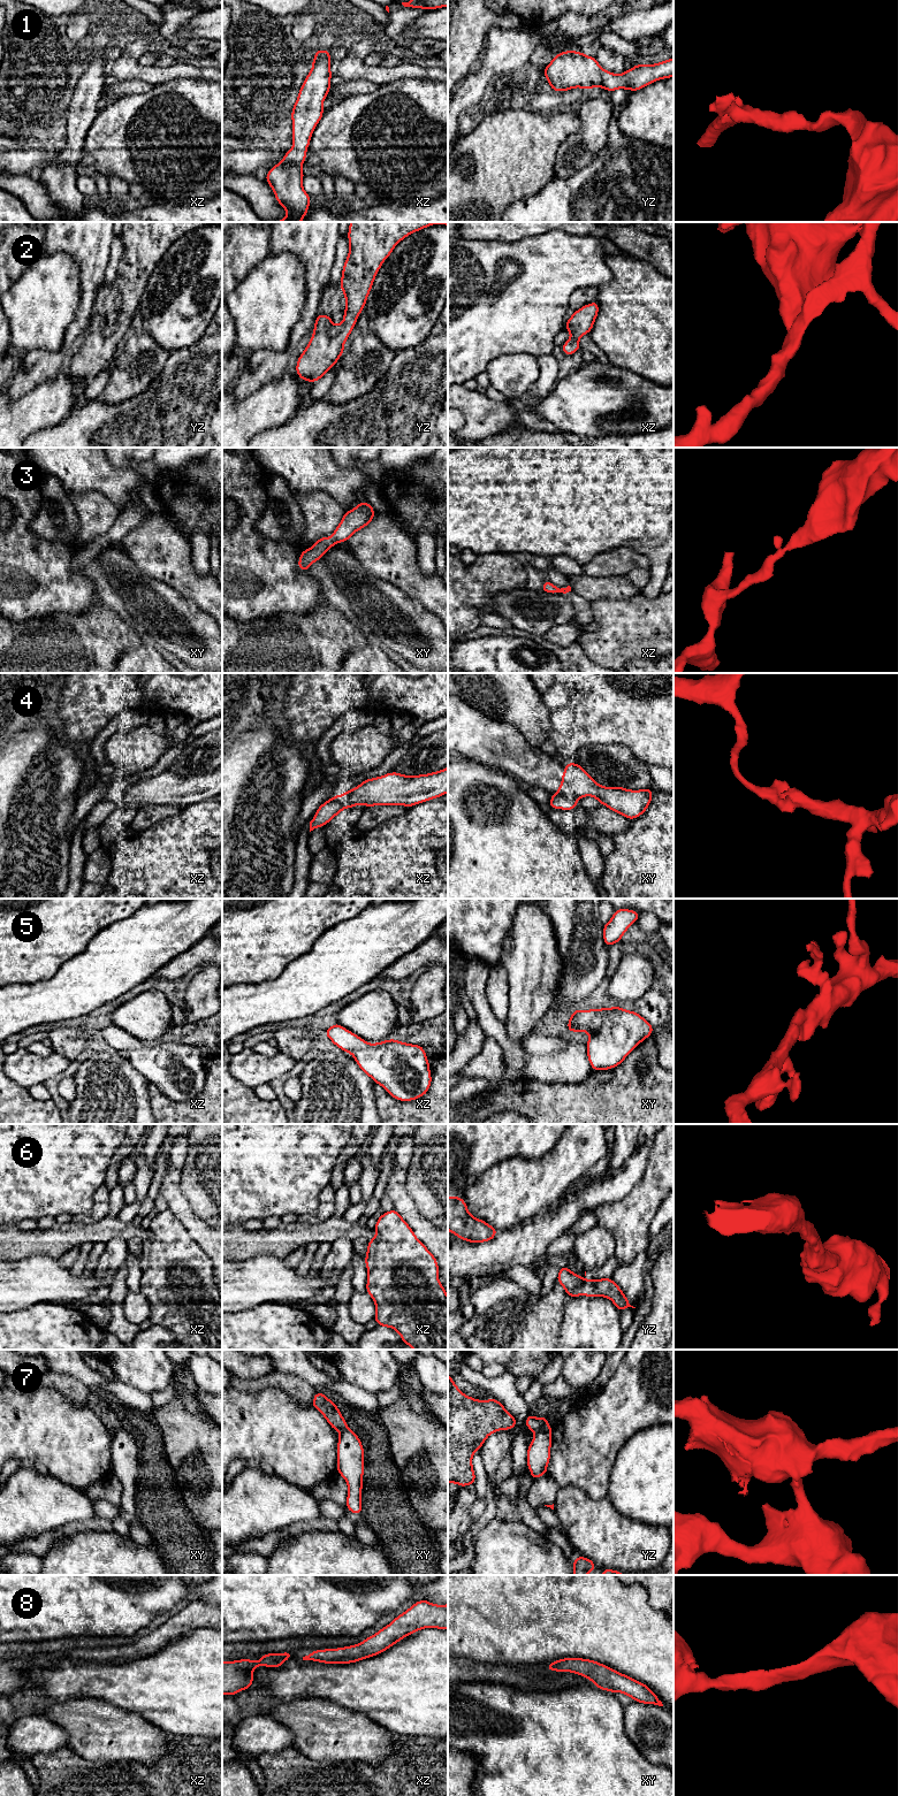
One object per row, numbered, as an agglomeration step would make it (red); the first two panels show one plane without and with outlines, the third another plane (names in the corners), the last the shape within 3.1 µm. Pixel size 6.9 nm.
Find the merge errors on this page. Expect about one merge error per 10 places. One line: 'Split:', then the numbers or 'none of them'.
Split: 4, 7

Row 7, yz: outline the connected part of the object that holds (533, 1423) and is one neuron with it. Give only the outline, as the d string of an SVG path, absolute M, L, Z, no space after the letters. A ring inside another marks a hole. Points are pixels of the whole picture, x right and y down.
M528 1413L525 1426L530 1430L535 1432L535 1431L540 1430L541 1428L547 1427L548 1422L549 1422L549 1420L547 1416L546 1417L535 1417Z

